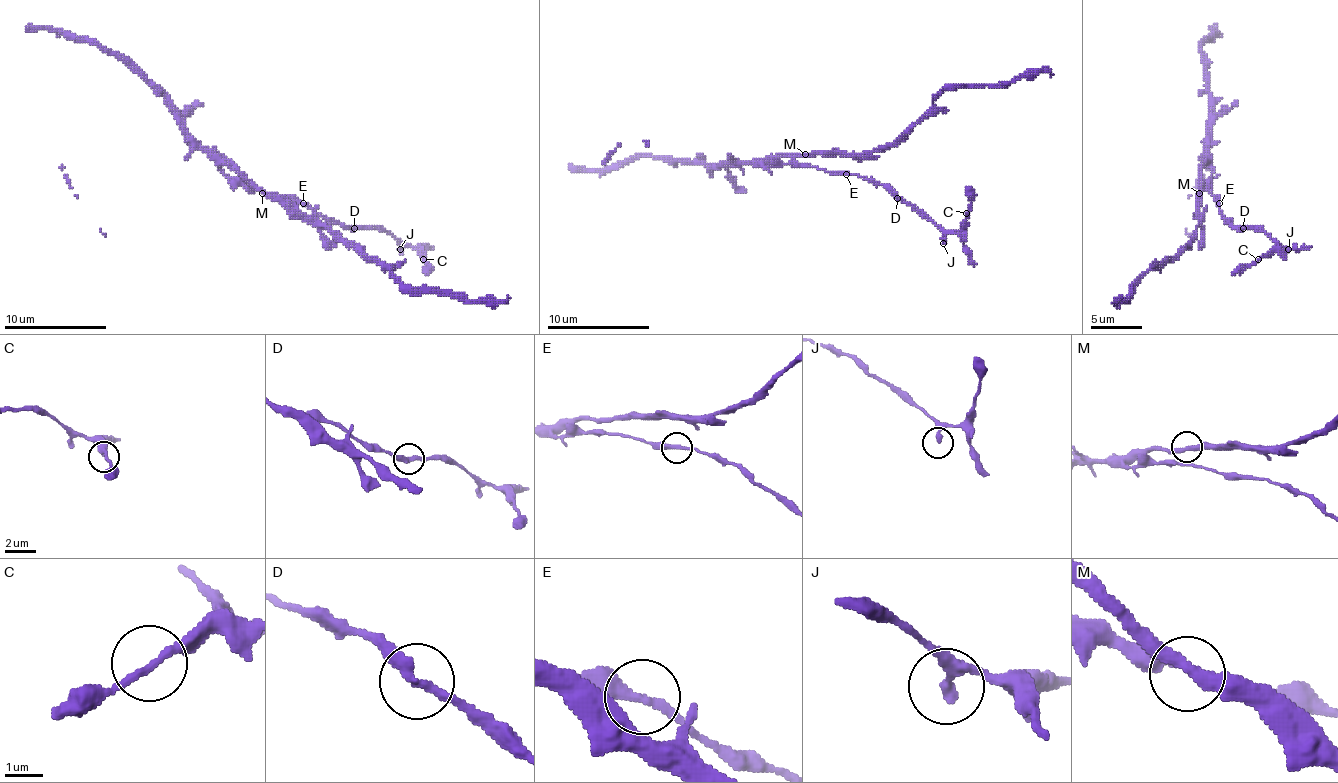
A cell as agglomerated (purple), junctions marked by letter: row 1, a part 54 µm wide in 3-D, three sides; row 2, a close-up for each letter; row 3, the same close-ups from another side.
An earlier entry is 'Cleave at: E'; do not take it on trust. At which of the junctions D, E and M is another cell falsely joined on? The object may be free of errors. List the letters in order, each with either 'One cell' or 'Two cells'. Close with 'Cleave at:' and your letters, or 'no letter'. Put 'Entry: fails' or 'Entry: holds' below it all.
D: One cell
E: One cell
M: One cell
Cleave at: no letter
Entry: fails

